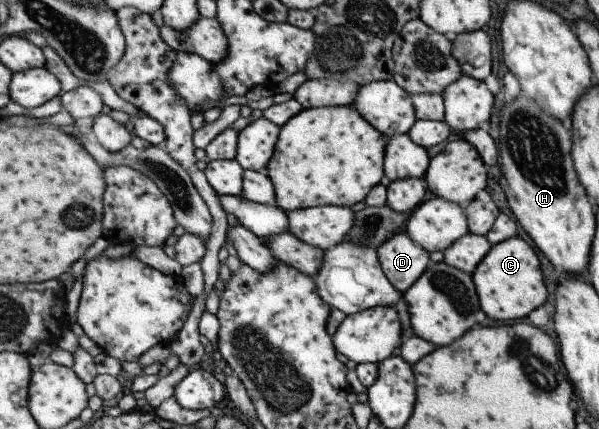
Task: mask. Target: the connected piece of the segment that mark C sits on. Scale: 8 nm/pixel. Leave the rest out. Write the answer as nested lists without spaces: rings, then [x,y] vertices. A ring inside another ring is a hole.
[[[517,235],[490,246],[488,253],[470,275],[479,308],[486,317],[492,321],[516,321],[540,307],[548,293],[544,288],[539,265],[532,247]]]

